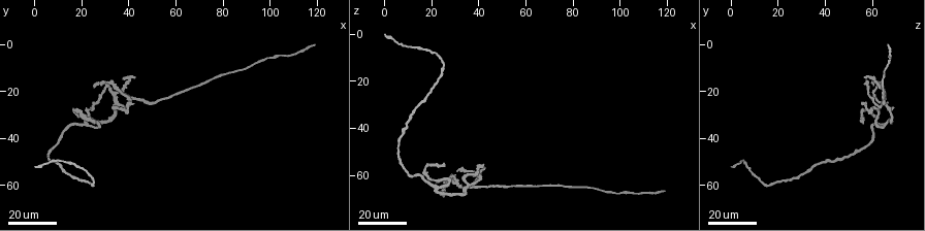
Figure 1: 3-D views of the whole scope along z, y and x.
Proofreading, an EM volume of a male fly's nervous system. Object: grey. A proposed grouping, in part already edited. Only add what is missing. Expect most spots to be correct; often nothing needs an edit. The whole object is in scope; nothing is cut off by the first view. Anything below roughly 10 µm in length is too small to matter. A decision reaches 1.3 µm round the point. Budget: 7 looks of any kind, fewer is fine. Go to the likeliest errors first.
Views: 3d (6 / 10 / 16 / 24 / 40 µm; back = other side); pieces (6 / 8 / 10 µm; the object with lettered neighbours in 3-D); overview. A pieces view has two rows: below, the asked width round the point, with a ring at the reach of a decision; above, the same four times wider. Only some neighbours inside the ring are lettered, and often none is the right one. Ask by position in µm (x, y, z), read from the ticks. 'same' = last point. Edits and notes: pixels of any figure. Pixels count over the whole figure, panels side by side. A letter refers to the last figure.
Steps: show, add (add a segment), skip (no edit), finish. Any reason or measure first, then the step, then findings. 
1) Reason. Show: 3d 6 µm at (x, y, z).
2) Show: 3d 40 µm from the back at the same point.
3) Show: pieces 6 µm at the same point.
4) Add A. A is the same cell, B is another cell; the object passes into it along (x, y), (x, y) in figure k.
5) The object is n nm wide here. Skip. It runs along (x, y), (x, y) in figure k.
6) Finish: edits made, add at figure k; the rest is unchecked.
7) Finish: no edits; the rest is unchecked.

Long arm stops here. Show: 3d 24 µm at (119, 1, 66).

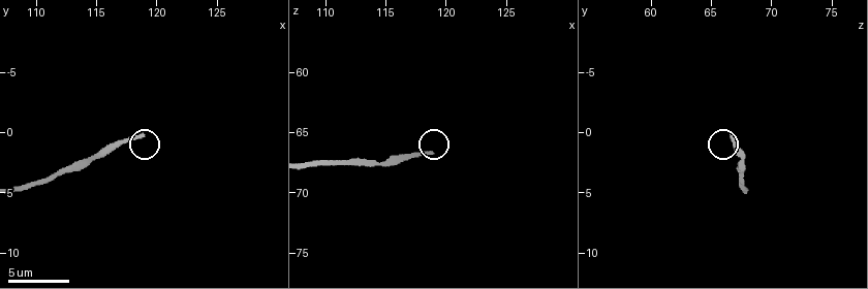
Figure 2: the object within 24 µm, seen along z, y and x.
What lies round it. Show: pieces 10 µm at (118.6, 0.4, 66.6).

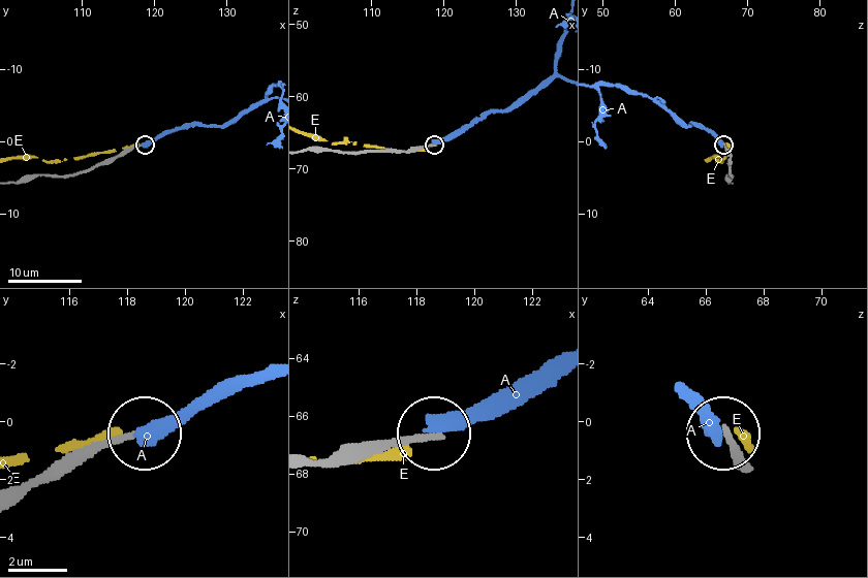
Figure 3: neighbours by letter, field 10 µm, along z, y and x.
Skip. A and E are other cells; none of them fits.

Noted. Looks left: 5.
Free end. Show: 3d 16 µm at (-1, 52, 1).

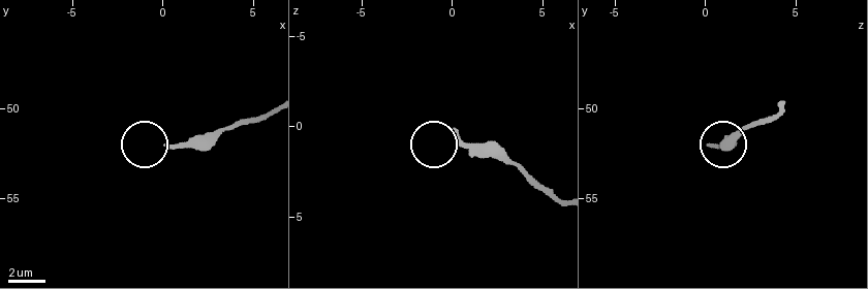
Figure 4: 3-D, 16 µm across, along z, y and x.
Show: pieces 10 µm at (0.2, 52.0, 0.2).

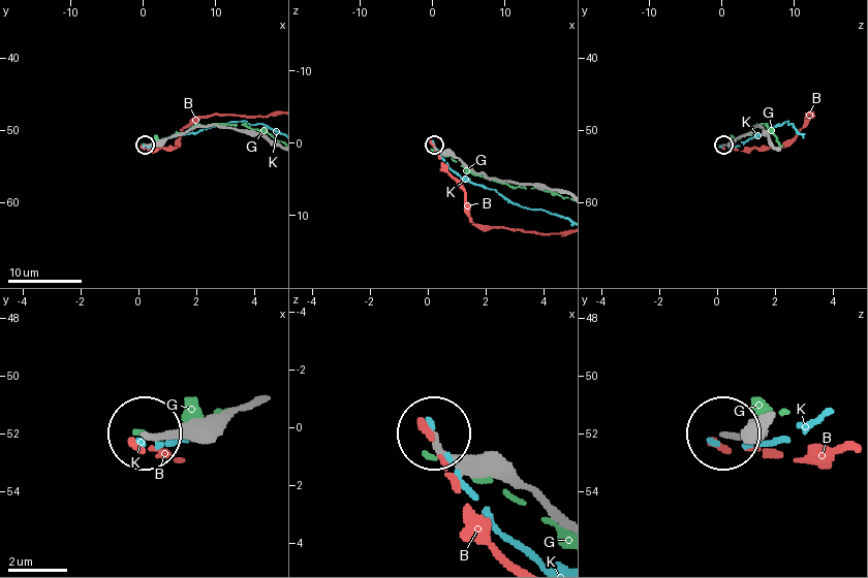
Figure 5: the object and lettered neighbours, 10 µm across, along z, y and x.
Skip. B, G and K are other cells; it runs along (253, 398), (145, 436) in figure 5; no lettered segment goes on from it.

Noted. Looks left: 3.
An open end. Show: 3d 24 µm at (25, 33, 55).

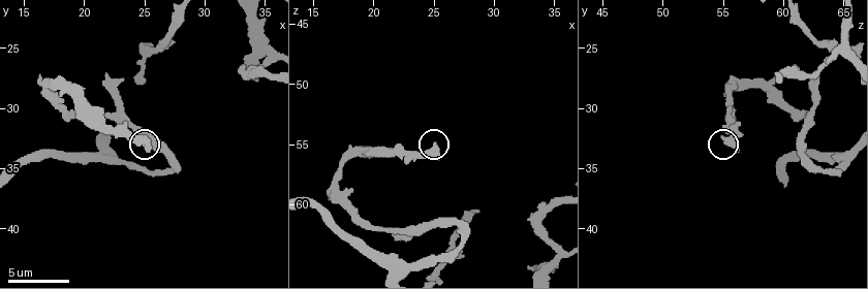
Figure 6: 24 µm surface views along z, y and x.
Show: pieces 6 µm at (25.4, 33.4, 56.0).

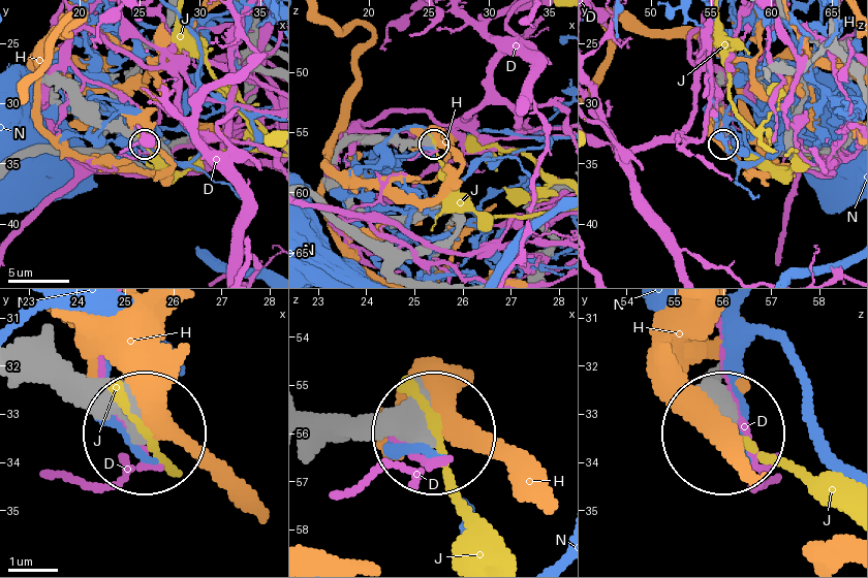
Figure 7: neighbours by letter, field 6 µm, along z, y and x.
Skip. D, H, J and N are other cells; it runs along (708, 376), (716, 429) in figure 7; no lettered segment goes on from it.

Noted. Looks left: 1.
Finish: no edits; the rest is unchecked.

